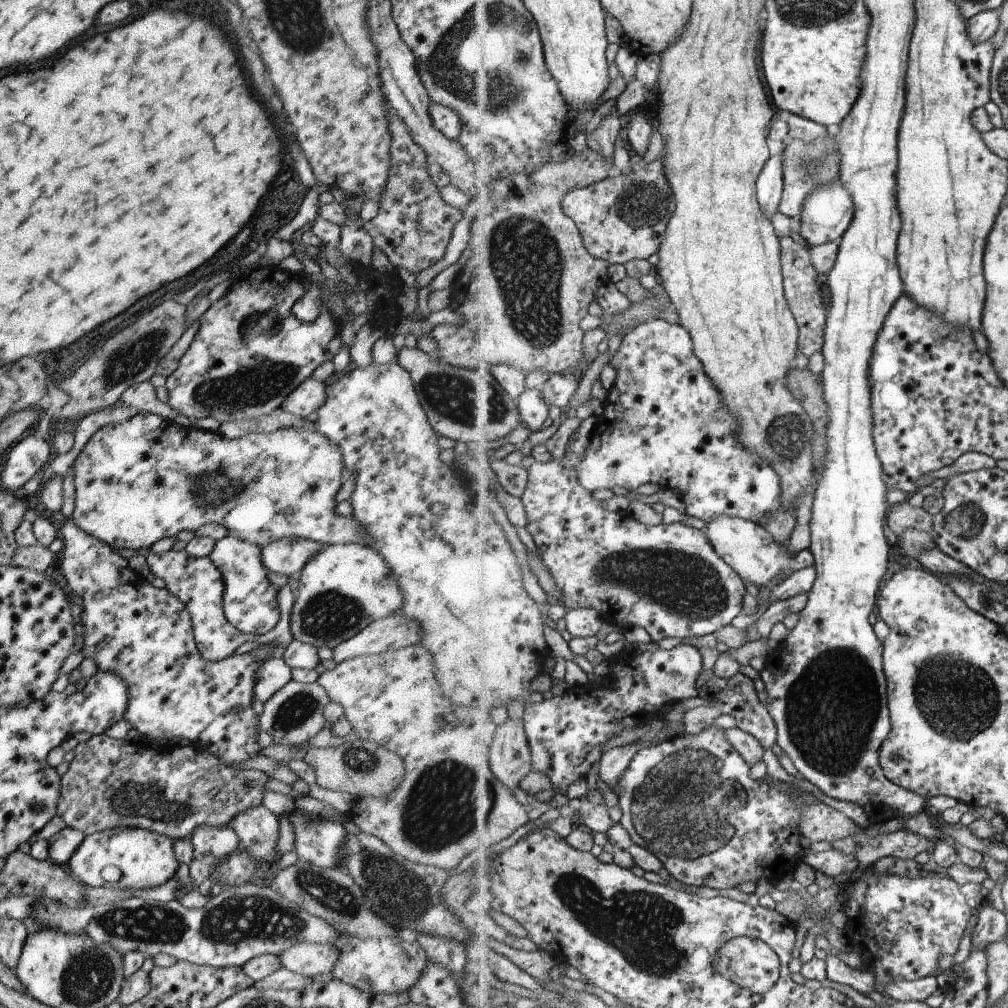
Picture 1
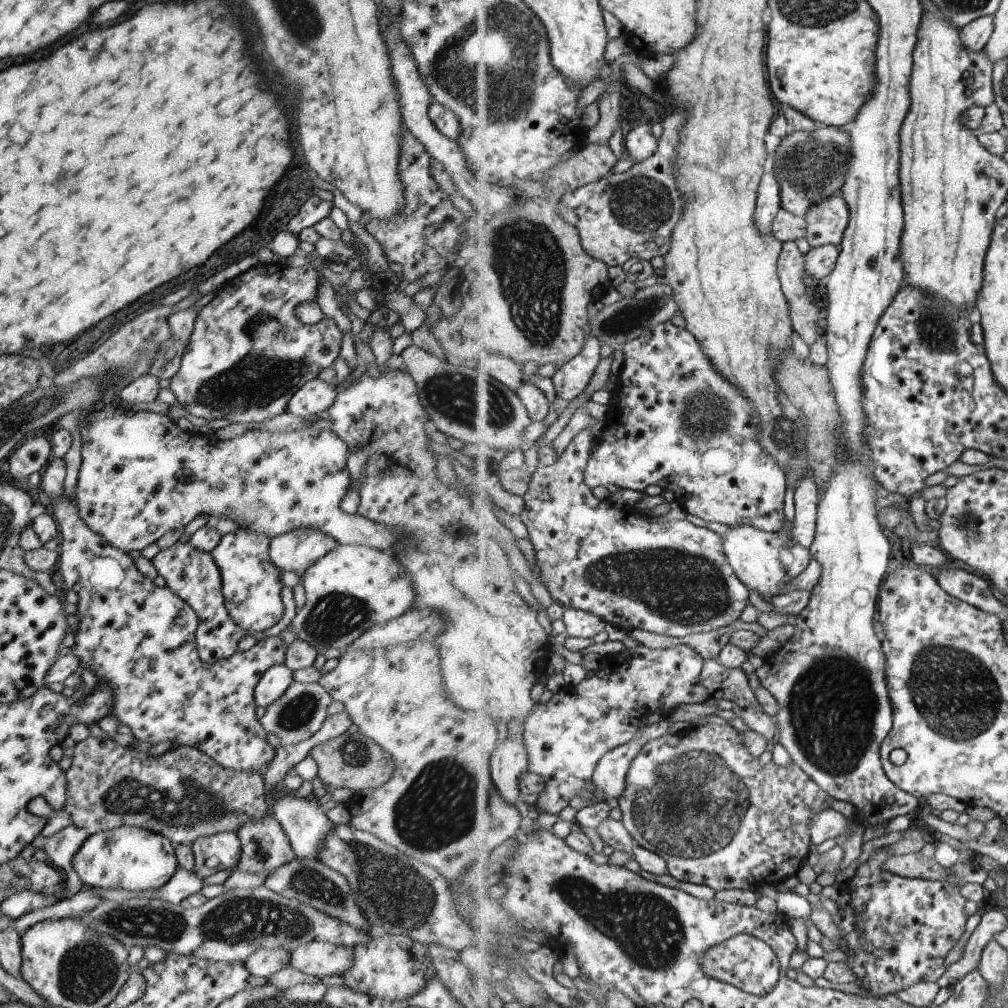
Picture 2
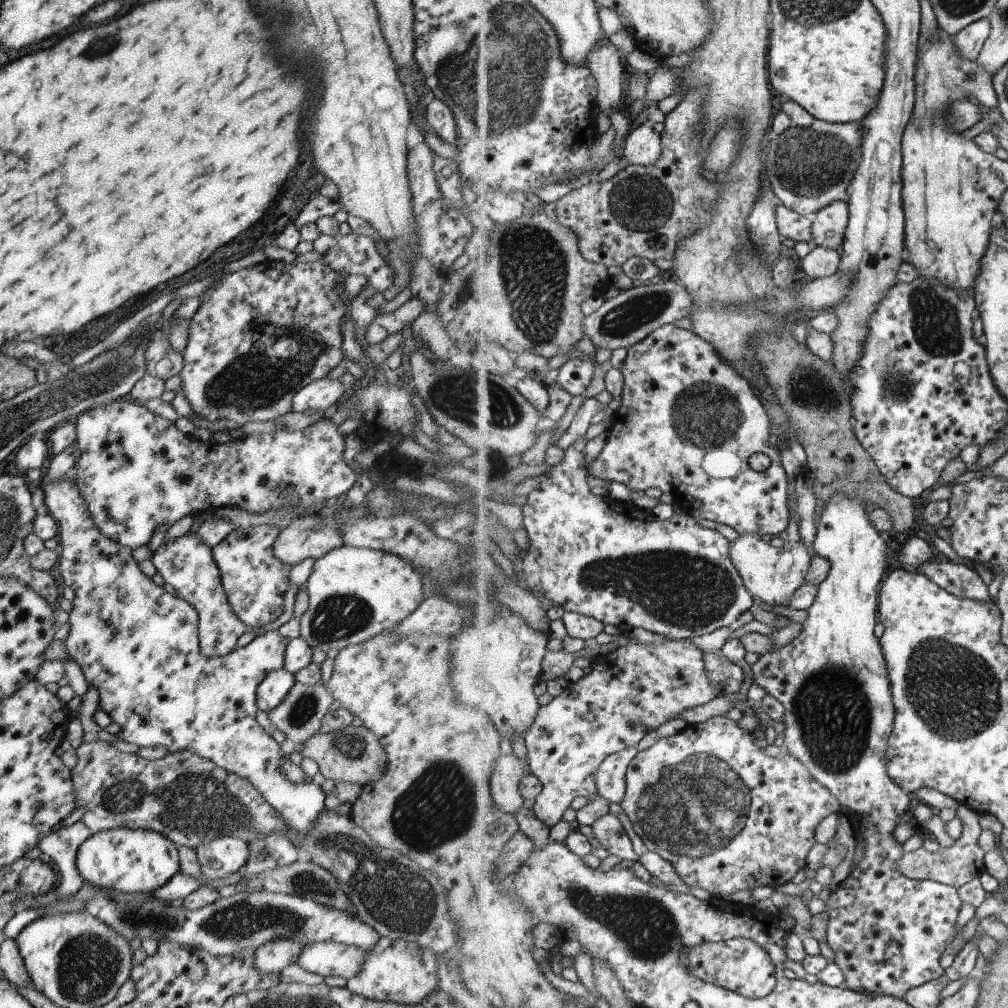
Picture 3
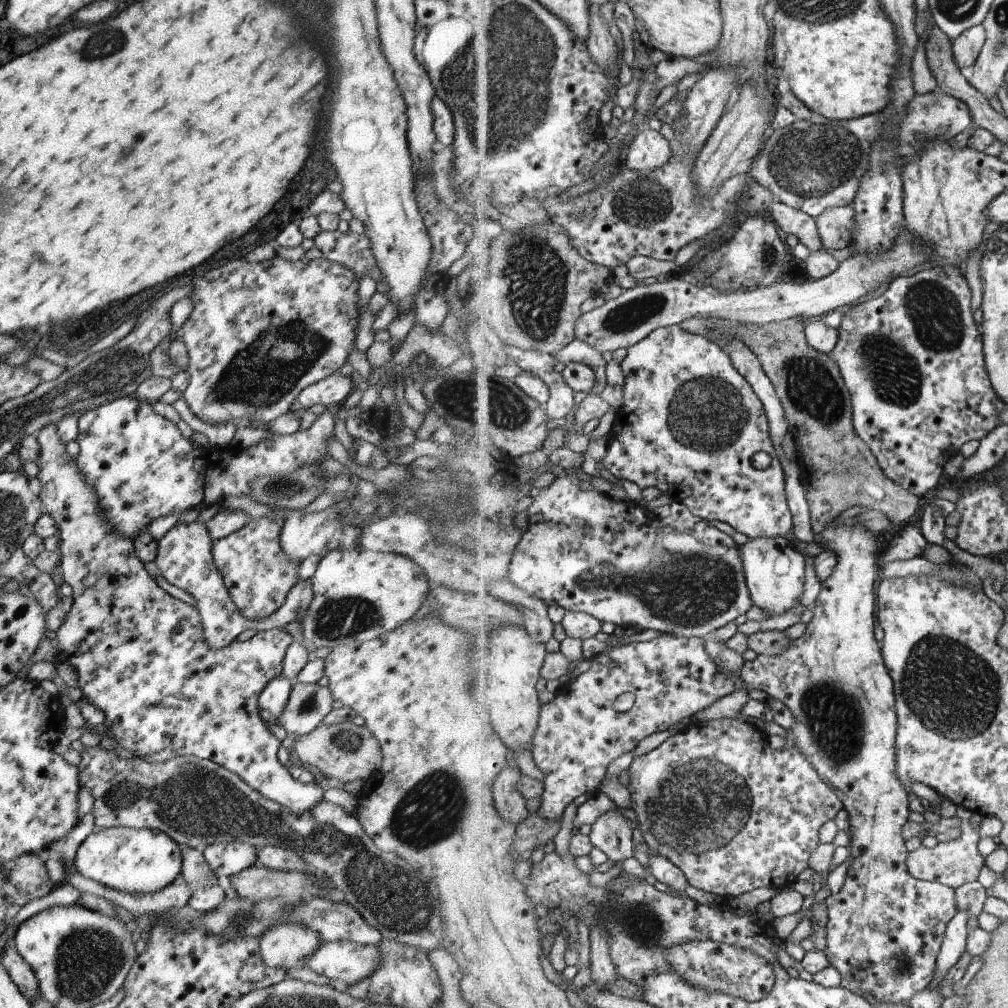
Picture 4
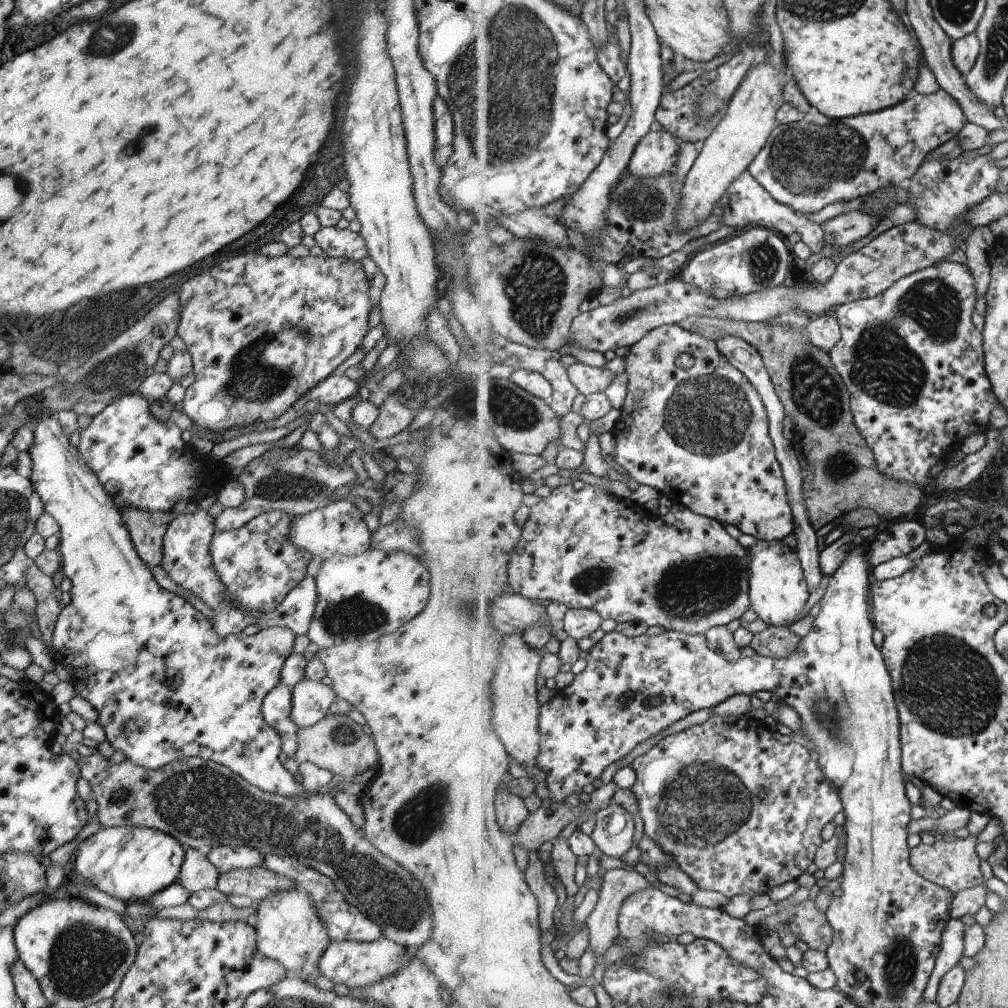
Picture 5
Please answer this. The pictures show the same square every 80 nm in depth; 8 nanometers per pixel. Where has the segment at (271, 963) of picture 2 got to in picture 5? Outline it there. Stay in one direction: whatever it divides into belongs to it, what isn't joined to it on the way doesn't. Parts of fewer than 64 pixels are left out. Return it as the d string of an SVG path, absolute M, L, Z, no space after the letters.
M291 888L265 896L255 904L256 912L251 923L256 931L256 946L265 958L275 960L289 975L299 975L301 980L309 980L309 975L319 975L317 960L321 952L329 946L327 930L317 918L315 903L301 888Z

